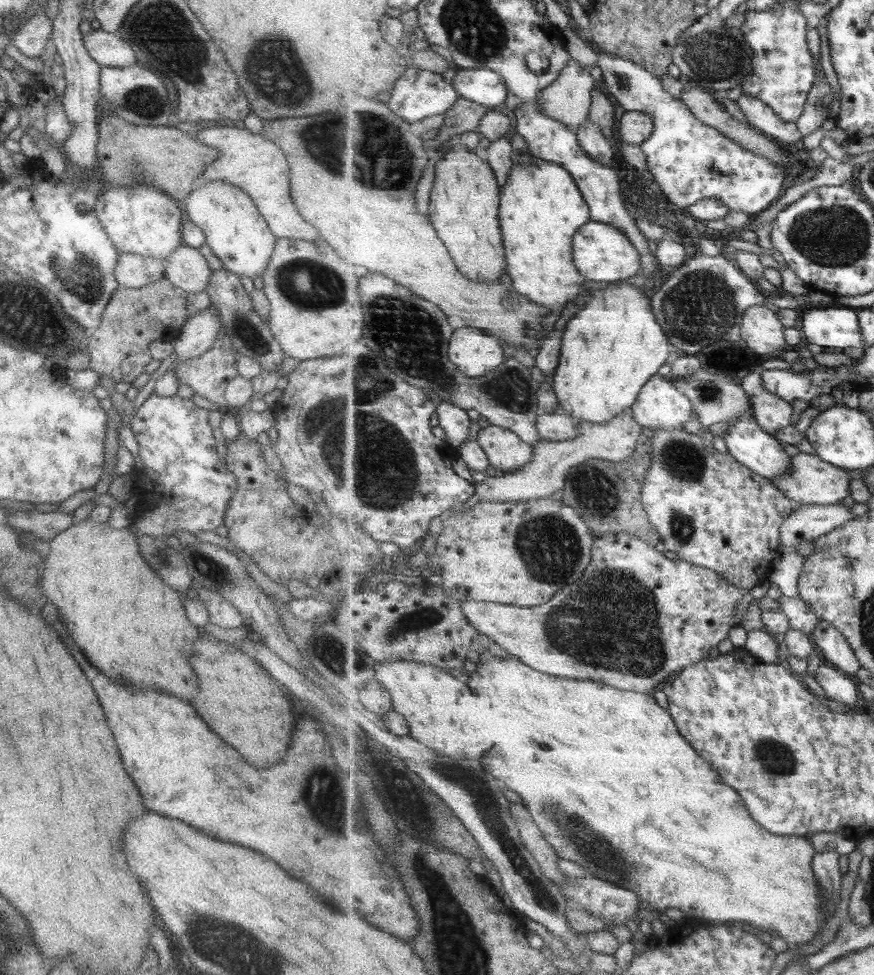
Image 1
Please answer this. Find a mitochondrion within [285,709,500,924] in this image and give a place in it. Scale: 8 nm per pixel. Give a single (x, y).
(330, 798)

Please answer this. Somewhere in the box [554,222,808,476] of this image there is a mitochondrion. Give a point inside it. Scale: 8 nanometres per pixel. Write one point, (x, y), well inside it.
(704, 307)

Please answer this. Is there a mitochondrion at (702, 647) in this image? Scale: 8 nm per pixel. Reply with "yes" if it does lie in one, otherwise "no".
no

